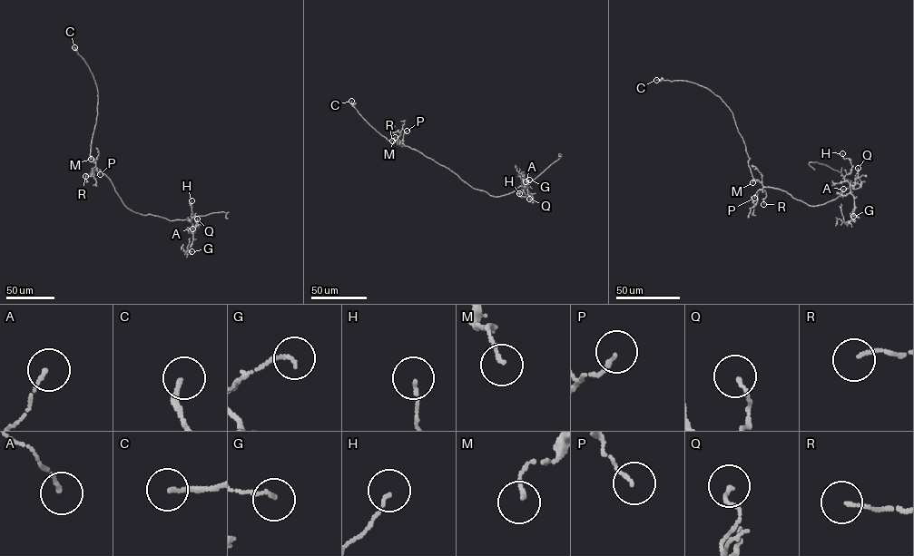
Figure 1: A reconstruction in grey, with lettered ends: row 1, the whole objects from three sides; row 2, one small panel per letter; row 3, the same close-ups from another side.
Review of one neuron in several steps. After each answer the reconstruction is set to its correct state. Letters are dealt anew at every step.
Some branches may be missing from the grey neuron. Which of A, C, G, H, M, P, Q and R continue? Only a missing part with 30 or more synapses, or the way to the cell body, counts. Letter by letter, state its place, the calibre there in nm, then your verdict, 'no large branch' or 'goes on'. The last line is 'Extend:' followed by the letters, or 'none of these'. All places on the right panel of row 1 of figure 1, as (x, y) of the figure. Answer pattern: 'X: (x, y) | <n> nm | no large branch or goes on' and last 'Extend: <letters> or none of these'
A: (843, 189) | 110 nm | no large branch
C: (656, 80) | 170 nm | no large branch
G: (853, 216) | 110 nm | no large branch
H: (842, 153) | 100 nm | no large branch
M: (752, 182) | 120 nm | no large branch
P: (754, 198) | 130 nm | no large branch
Q: (858, 168) | 120 nm | no large branch
R: (763, 204) | 100 nm | no large branch
Extend: none of these

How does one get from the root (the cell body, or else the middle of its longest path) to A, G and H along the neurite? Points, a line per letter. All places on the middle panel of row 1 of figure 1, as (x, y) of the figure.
A: (423, 154), (448, 168), (472, 188), (496, 197), (511, 193), (519, 186), (525, 188), (521, 178), (525, 181)
G: (423, 154), (448, 168), (472, 188), (496, 197), (511, 193), (519, 186), (528, 187), (524, 181), (529, 180)
H: (423, 154), (448, 168), (472, 188), (490, 195), (502, 196), (523, 187), (525, 196), (521, 198), (519, 193)

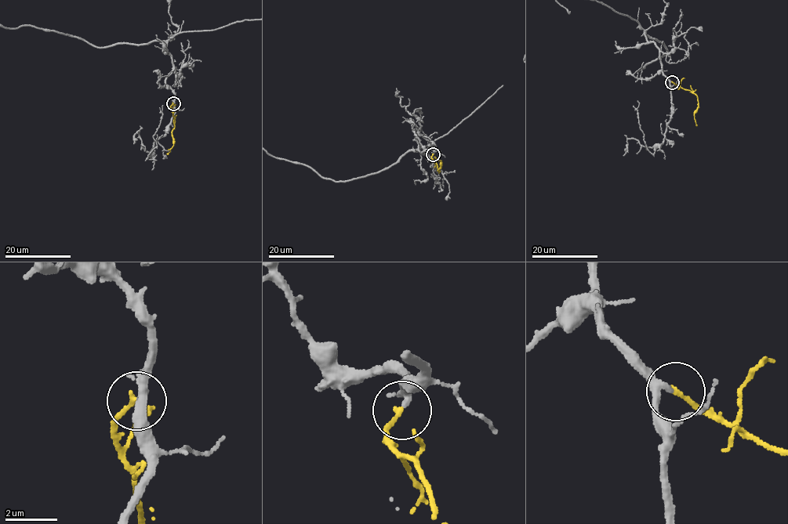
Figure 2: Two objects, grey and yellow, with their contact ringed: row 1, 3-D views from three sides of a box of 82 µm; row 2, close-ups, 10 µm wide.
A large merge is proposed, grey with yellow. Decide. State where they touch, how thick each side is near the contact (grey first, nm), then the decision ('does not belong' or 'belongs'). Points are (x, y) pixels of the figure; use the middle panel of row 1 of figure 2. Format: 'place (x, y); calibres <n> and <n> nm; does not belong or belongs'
place (433, 154); calibres 200 and 170 nm; belongs

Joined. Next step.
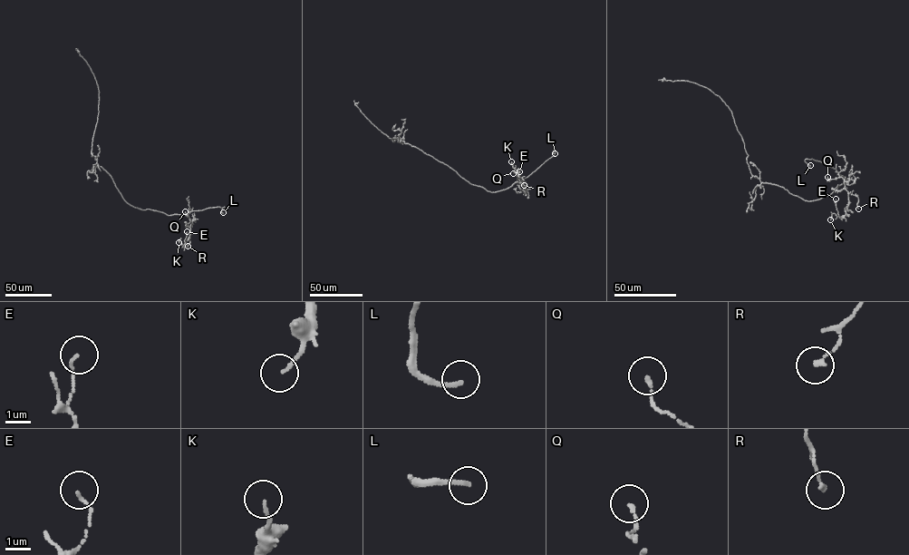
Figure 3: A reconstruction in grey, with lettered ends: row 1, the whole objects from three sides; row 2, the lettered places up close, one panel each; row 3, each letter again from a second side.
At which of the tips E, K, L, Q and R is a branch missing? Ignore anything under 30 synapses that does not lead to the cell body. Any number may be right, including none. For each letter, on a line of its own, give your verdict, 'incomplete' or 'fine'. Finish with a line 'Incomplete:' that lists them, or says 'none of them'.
E: fine
K: fine
L: incomplete
Q: fine
R: fine
Incomplete: L

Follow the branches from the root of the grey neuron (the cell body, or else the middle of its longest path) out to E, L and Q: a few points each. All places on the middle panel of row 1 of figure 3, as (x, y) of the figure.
E: (423, 151), (447, 165), (469, 183), (492, 192), (507, 189), (516, 182), (524, 182), (517, 170), (519, 171)
L: (423, 151), (447, 165), (469, 183), (495, 192), (527, 177), (555, 154), (553, 150), (555, 153)
Q: (423, 151), (447, 165), (469, 183), (492, 192), (507, 189), (517, 182), (517, 173), (513, 173)

